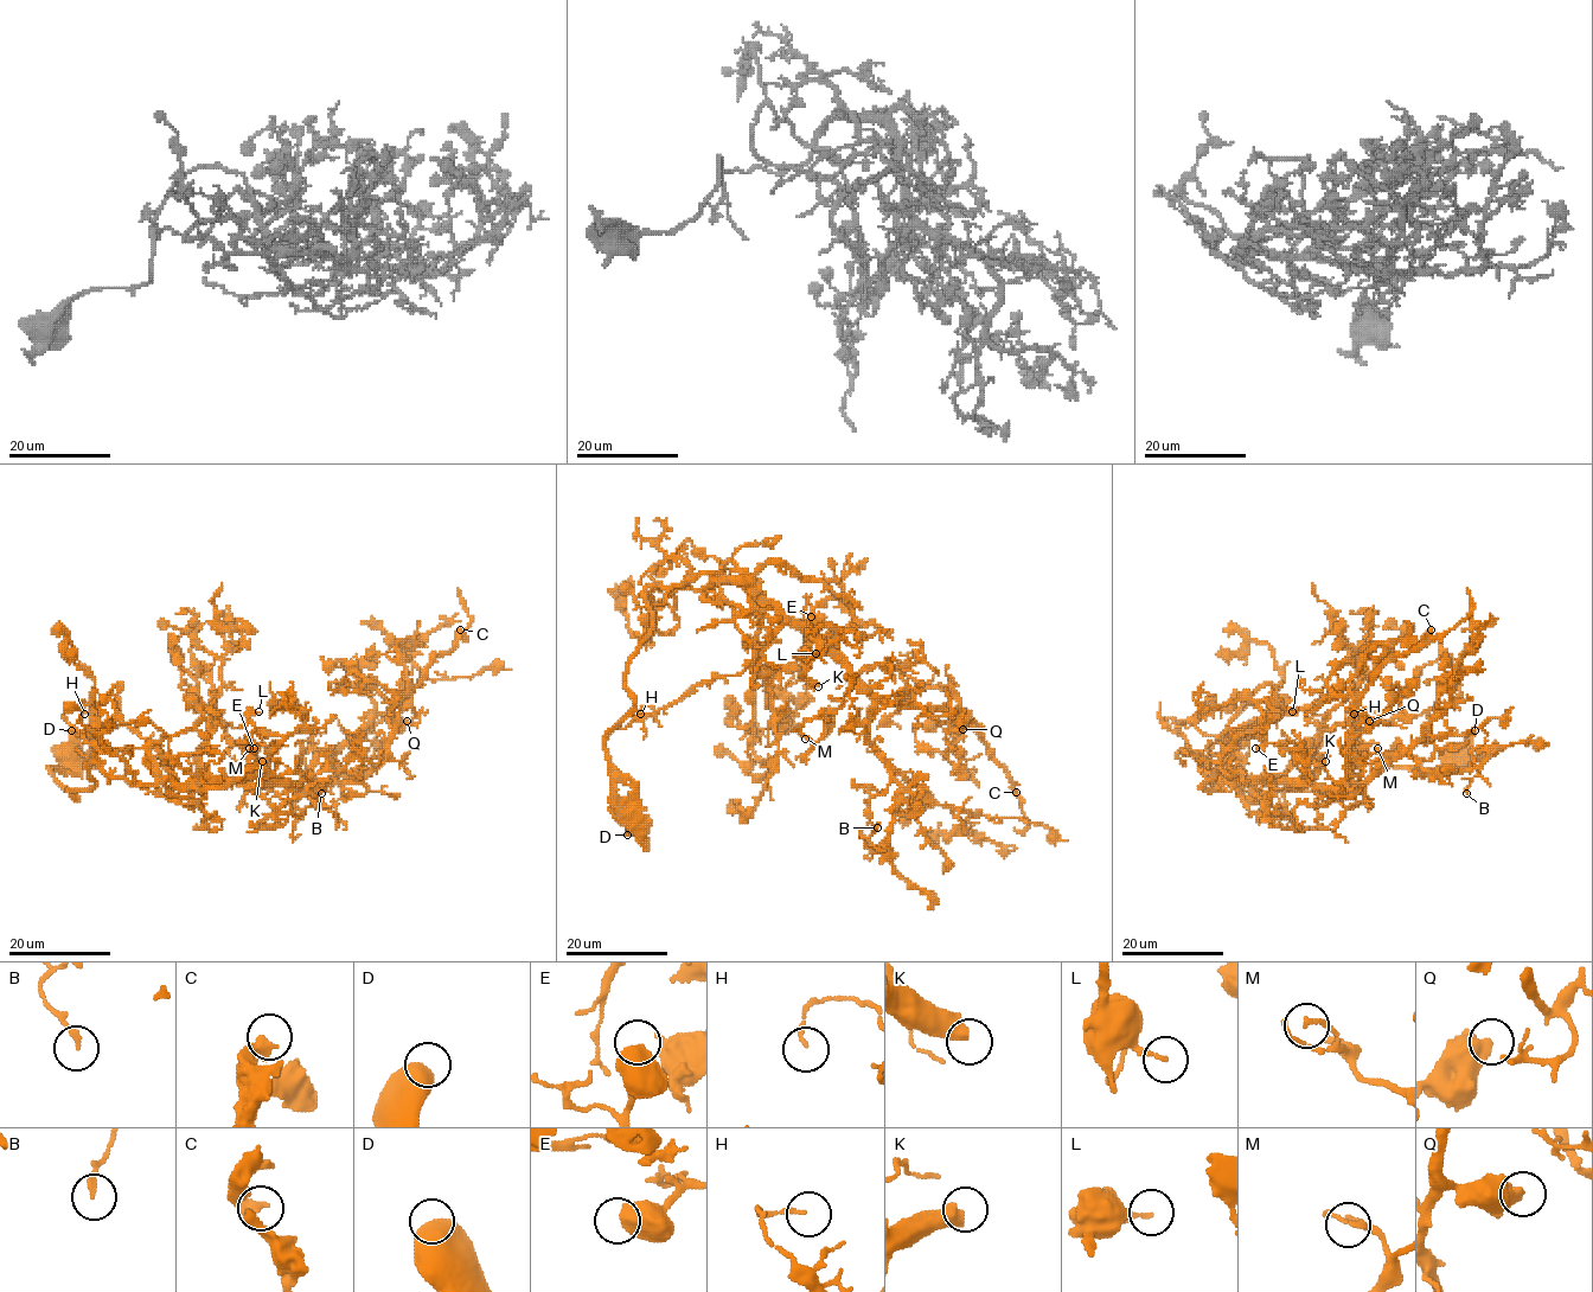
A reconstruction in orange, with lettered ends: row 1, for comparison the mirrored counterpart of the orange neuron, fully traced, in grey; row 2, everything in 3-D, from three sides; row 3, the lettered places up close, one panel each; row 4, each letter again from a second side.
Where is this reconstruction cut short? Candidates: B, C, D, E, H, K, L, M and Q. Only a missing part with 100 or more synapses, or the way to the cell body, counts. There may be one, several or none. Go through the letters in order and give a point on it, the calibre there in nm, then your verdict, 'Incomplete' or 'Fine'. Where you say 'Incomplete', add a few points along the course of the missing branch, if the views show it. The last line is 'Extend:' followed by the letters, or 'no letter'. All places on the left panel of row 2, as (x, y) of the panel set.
B: Place: (321, 793). Thickness 150 nm. Fine
C: Place: (460, 629). Thickness 400 nm. Fine
D: Place: (71, 730). Thickness 700 nm. Fine
E: Place: (254, 748). Thickness 650 nm. Fine
H: Place: (84, 714). Thickness 110 nm. Fine
K: Place: (262, 761). Thickness 500 nm. Incomplete. Course of what is missing: (262, 761), (282, 735), (289, 679), (313, 669), (305, 675), (298, 667), (290, 645)
L: Place: (258, 711). Thickness 140 nm. Fine
M: Place: (249, 748). Thickness 140 nm. Fine
Q: Place: (407, 721). Thickness 600 nm. Fine
Extend: K

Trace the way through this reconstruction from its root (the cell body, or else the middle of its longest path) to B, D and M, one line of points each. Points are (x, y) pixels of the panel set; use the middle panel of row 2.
B: (628, 810), (606, 737), (645, 589), (721, 573), (871, 701), (884, 852), (877, 827)
D: (628, 810), (633, 812), (633, 827), (627, 835)
M: (628, 810), (606, 737), (634, 705), (651, 586), (721, 573), (794, 618), (850, 684), (805, 739)

